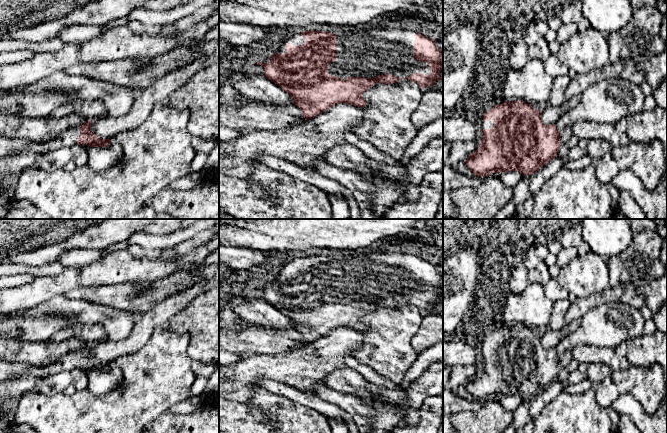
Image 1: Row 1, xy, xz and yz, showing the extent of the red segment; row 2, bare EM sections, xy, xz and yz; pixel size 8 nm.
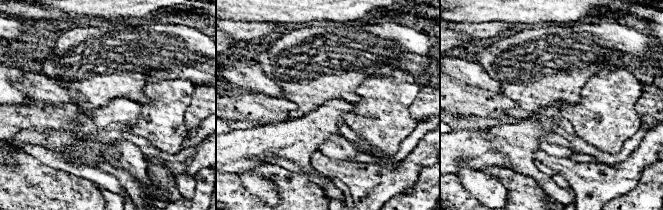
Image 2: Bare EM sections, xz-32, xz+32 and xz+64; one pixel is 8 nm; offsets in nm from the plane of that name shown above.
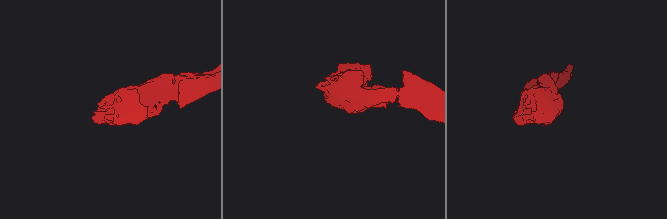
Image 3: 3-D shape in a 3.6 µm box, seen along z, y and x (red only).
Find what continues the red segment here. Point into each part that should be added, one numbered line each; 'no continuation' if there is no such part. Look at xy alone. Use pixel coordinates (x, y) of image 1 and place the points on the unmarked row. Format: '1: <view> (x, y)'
1: xy (67, 364)

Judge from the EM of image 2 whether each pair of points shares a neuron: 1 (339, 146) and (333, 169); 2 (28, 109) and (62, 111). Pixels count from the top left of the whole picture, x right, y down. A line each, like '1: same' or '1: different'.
1: different
2: same

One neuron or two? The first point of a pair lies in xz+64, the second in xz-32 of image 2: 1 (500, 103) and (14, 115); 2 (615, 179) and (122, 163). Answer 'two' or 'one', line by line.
1: one
2: two

